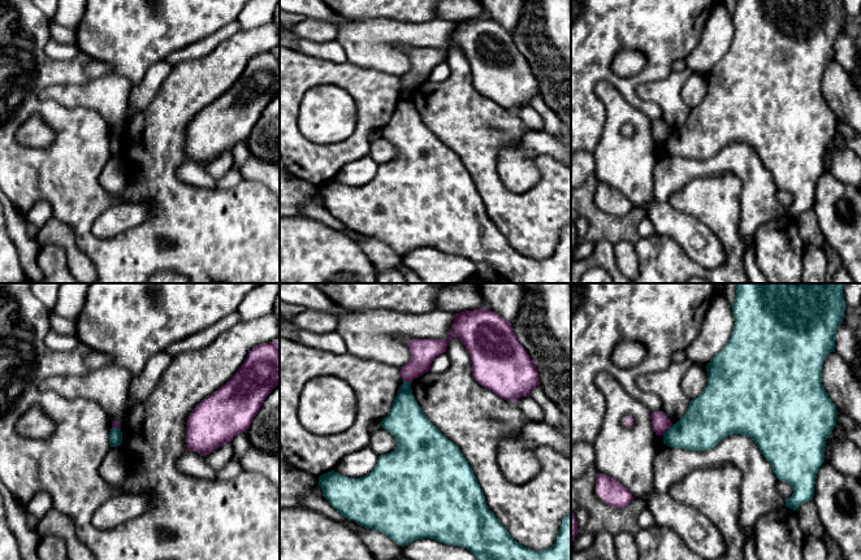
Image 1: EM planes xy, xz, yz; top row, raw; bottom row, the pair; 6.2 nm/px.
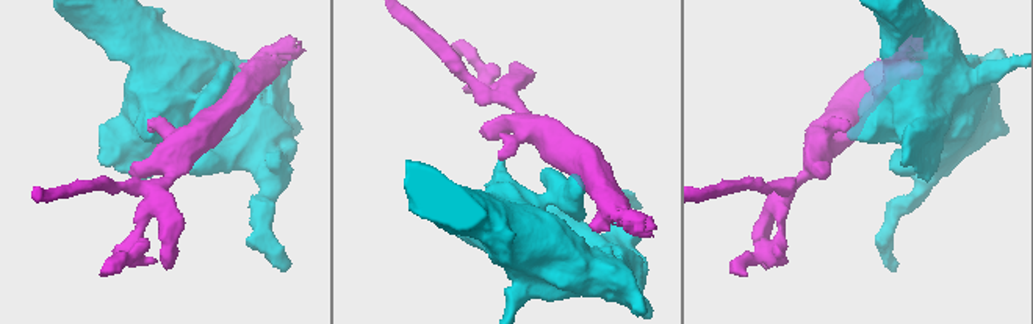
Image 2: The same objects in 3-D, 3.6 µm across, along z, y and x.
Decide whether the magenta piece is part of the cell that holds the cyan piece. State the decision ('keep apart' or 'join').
keep apart

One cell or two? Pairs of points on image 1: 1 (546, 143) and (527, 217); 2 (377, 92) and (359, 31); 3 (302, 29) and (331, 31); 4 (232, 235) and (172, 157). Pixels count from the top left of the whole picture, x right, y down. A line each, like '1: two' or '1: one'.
1: two
2: two
3: one
4: one

